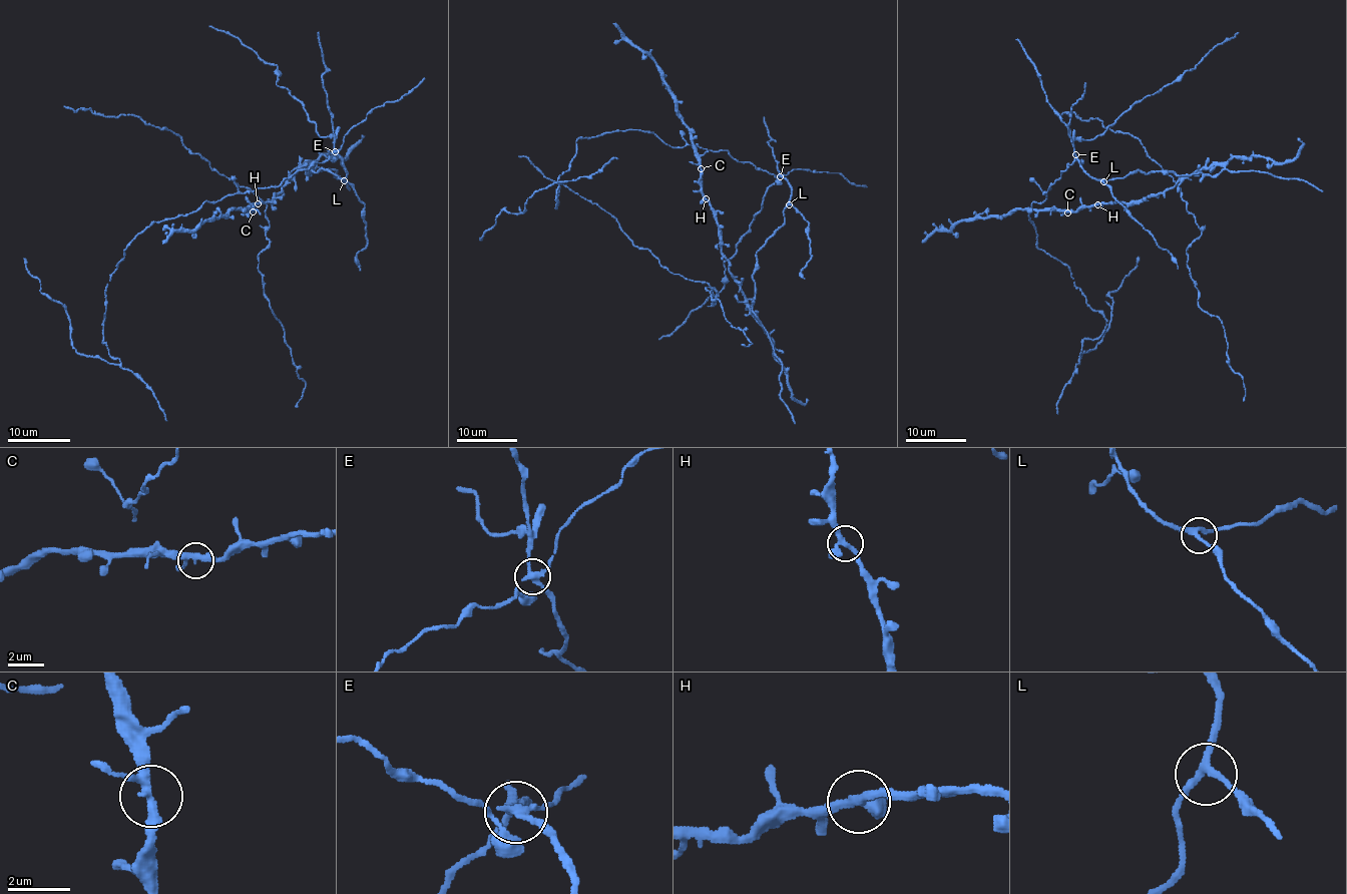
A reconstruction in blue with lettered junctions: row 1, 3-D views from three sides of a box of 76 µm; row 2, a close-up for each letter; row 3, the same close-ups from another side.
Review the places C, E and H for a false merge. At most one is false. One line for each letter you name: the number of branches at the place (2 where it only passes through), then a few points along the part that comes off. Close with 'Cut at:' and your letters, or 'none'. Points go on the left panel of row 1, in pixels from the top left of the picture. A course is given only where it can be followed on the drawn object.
E: 4 | (335, 152), (346, 177), (322, 169), (306, 172), (317, 167), (336, 170), (335, 177), (350, 189)
Cut at: E

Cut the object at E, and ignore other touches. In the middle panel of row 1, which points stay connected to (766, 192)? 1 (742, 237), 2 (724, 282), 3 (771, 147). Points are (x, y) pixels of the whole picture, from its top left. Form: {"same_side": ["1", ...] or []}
{"same_side": ["1", "2", "3"]}

